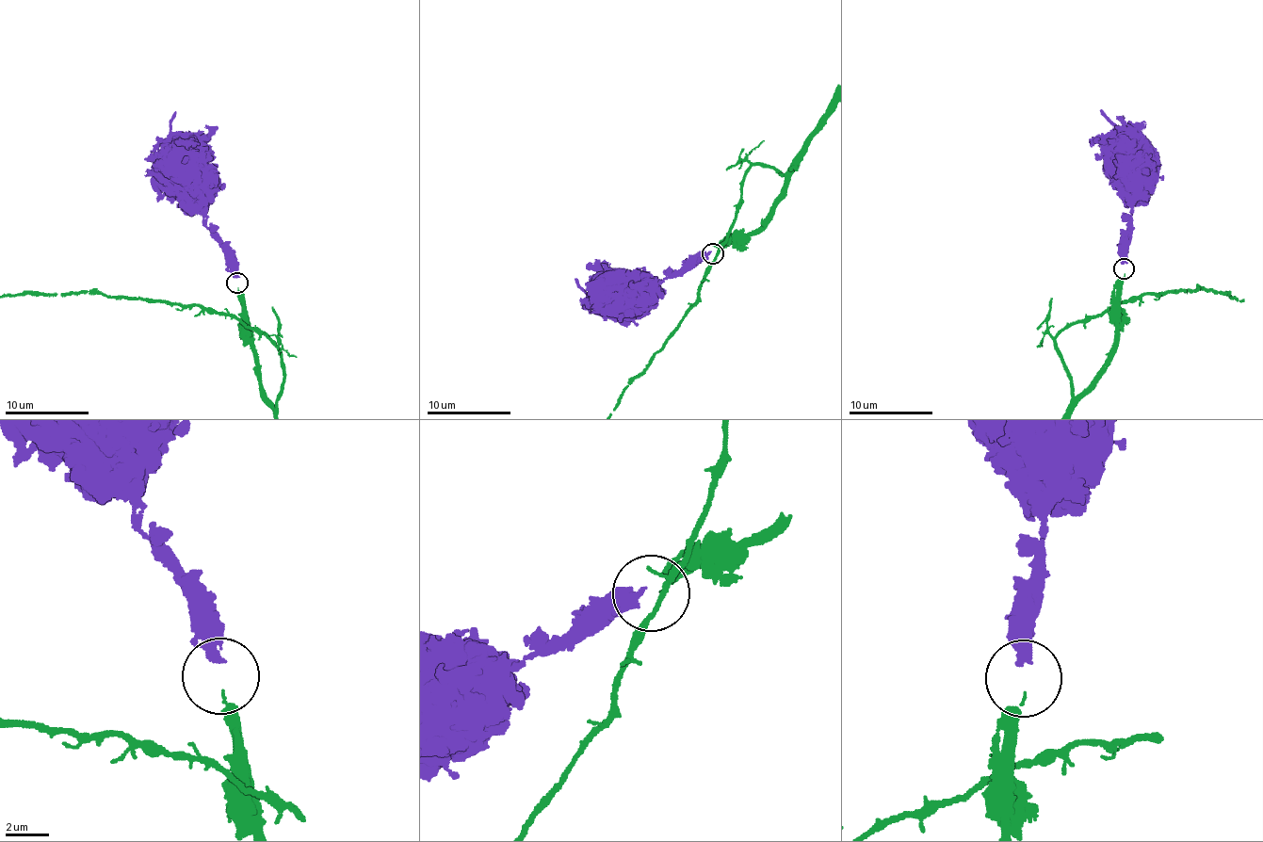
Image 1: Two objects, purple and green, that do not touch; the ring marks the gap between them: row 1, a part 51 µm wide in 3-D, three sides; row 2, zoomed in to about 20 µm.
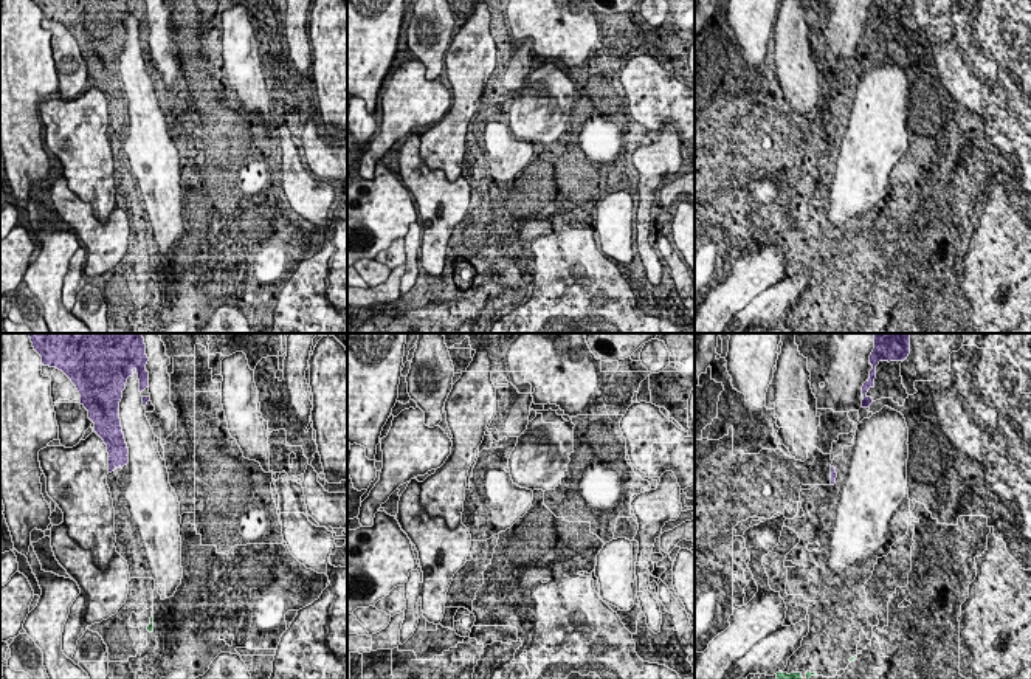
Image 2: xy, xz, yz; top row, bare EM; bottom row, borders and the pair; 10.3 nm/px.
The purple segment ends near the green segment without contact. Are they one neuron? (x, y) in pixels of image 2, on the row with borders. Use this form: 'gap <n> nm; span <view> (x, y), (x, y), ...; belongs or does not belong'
gap 1500 nm; span xy (110, 472), (152, 611); belongs

